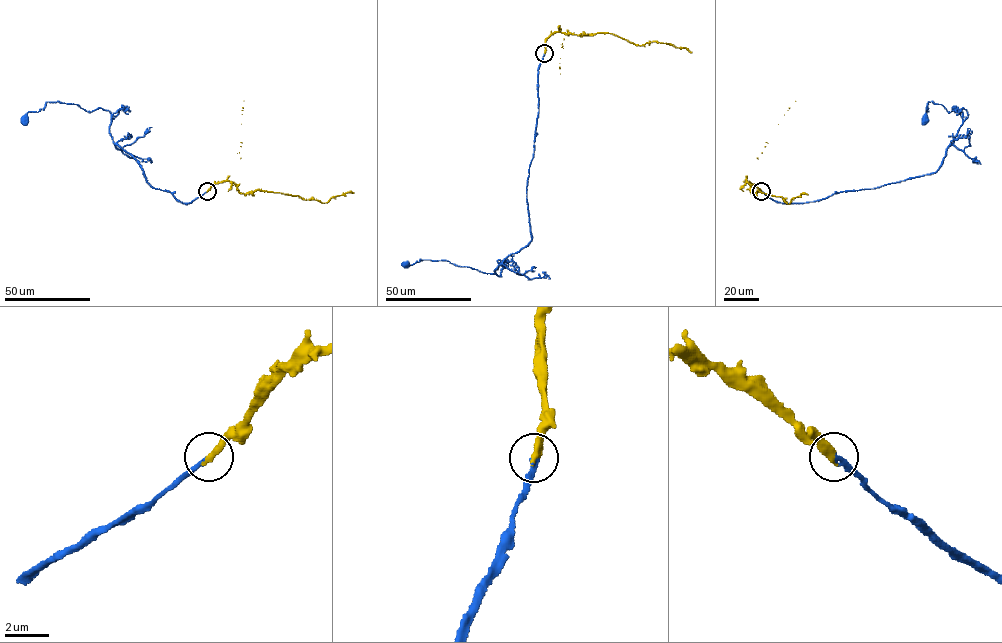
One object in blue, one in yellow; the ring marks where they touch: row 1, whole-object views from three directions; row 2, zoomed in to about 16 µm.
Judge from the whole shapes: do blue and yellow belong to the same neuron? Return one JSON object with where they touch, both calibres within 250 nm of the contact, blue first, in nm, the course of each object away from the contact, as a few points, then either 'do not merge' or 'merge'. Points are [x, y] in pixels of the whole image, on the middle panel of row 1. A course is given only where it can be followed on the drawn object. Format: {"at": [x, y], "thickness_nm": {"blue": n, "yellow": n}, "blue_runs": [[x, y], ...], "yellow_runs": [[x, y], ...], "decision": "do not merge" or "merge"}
{"at": [544, 53], "thickness_nm": {"blue": 240, "yellow": 360}, "blue_runs": [[544, 53], [538, 73], [538, 117], [527, 191], [529, 242], [504, 259], [495, 273], [444, 260], [405, 264]], "yellow_runs": [[544, 53], [545, 41], [554, 32], [581, 35], [608, 33], [637, 45], [658, 41], [692, 52]], "decision": "merge"}

